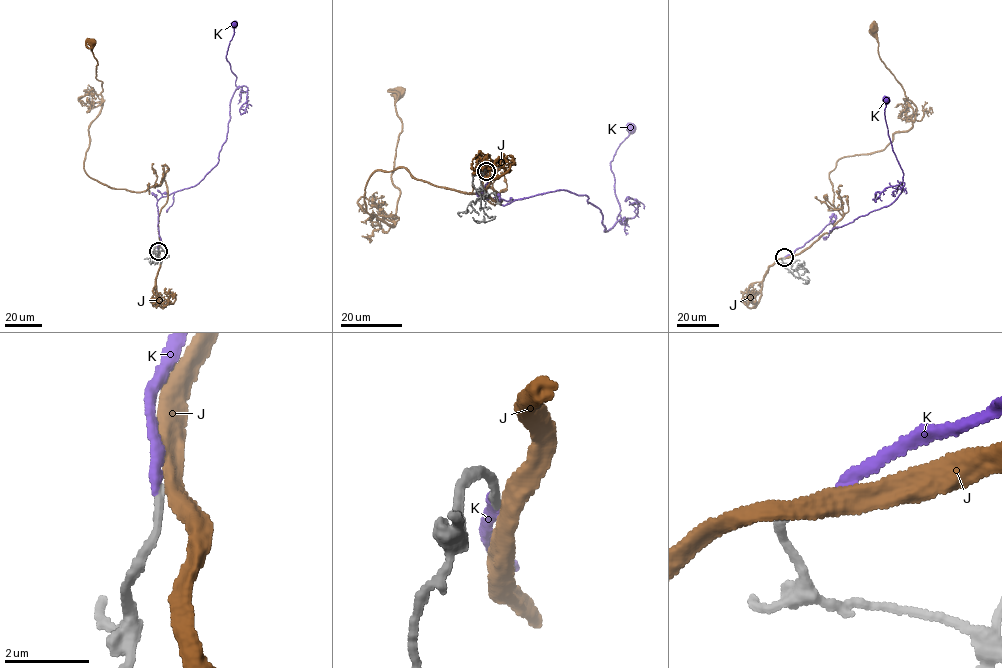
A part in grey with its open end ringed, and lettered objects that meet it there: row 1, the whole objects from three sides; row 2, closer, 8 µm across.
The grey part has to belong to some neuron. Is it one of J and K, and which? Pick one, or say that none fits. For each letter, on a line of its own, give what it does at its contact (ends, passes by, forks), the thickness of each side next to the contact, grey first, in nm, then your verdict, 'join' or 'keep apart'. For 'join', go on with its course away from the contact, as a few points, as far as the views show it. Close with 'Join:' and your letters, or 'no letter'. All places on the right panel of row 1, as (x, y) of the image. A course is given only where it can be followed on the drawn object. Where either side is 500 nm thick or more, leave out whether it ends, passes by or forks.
J: it passes by; 240 nm thick on the grey side, 400 nm on the other; keep apart
K: it ends there; 240 nm thick on the grey side, 240 nm on the other; join; it runs (784, 257), (827, 224), (836, 229), (888, 206), (901, 193), (903, 173), (884, 114), (887, 97)
Join: K

